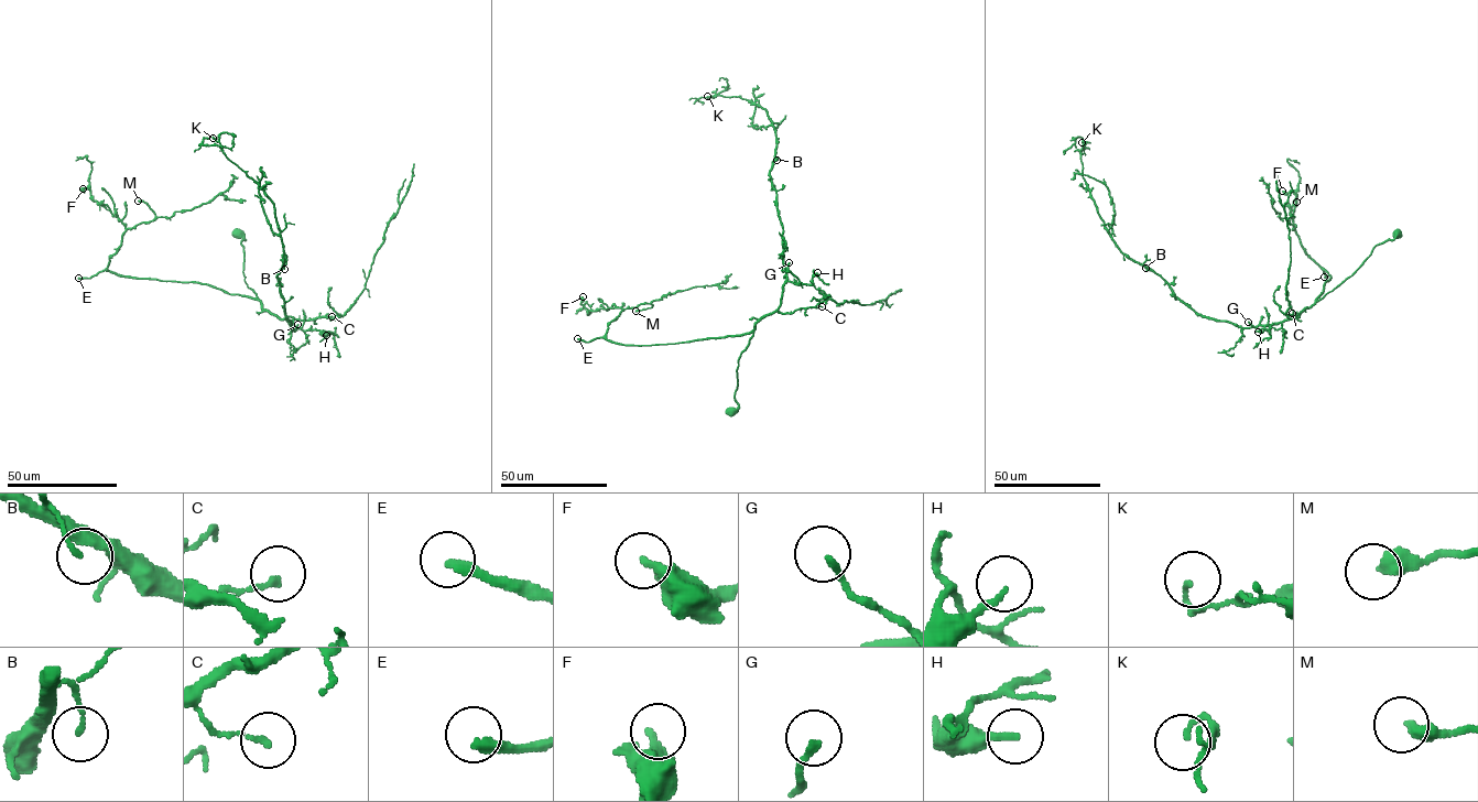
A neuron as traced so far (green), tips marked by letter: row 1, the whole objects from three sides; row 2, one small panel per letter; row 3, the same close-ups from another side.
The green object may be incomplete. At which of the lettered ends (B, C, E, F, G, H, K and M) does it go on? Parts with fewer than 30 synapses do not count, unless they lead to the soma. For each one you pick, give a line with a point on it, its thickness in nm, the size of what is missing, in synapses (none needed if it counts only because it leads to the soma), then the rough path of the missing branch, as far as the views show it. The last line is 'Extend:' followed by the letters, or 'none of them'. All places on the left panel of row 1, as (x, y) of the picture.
E: Place: (78, 278). Thickness 280 nm. Roughly 130 synapses
Extend: E

